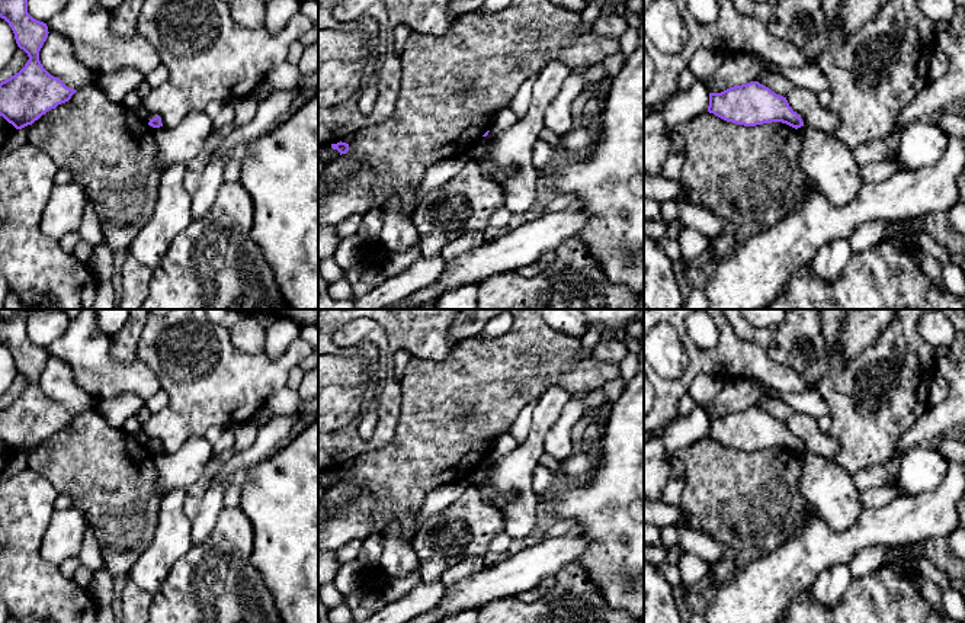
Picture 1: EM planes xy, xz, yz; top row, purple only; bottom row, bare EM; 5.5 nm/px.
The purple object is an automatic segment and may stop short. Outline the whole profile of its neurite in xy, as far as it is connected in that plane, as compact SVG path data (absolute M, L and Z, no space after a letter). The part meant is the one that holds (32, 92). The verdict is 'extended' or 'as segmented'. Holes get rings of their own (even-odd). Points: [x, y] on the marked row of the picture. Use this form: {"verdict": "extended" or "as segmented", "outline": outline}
{"verdict": "as segmented", "outline": "M0 0L0 17L9 23L17 46L29 57L17 74L0 83L0 116L22 129L68 102L77 90L67 87L41 64L39 51L49 32L47 23L28 13L28 0Z"}

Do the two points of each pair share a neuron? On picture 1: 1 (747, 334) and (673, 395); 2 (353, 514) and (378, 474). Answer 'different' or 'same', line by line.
1: different
2: different

